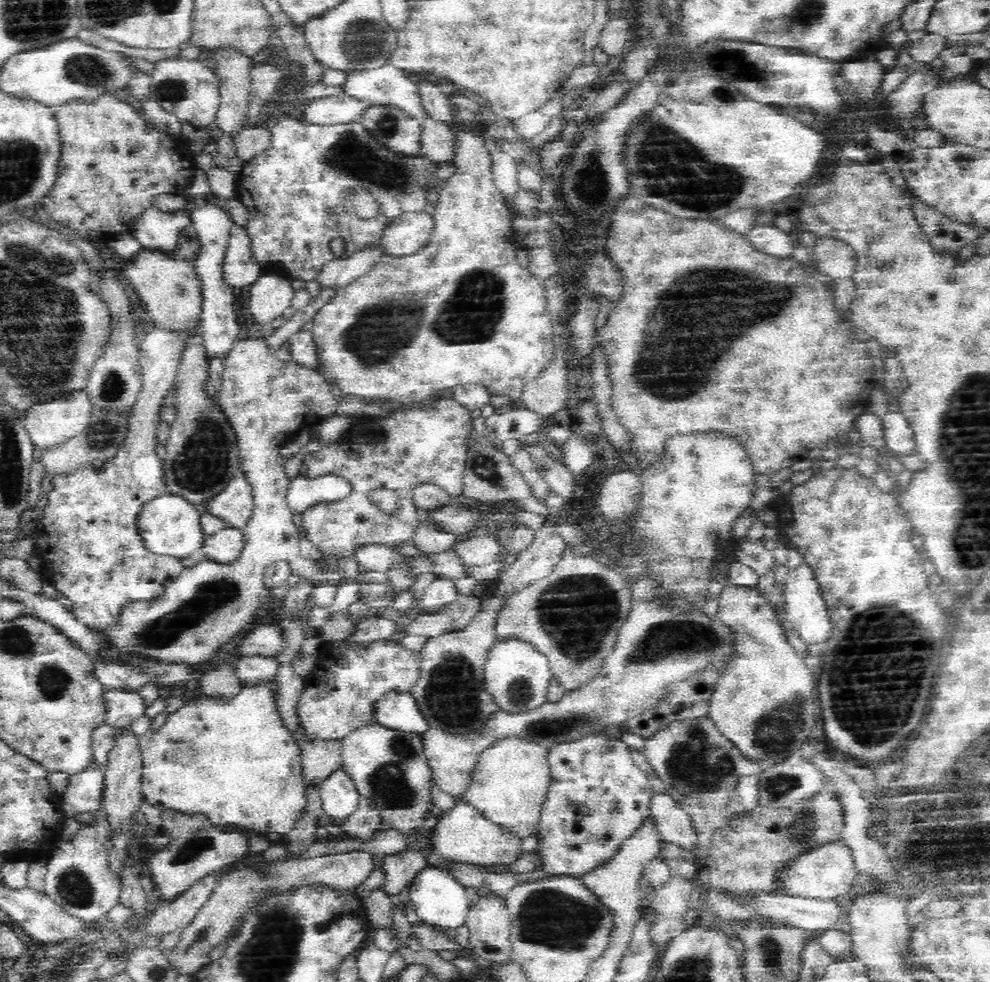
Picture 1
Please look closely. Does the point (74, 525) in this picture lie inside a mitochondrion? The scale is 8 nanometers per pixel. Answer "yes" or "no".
no

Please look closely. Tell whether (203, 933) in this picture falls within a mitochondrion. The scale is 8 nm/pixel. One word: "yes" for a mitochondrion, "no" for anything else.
yes

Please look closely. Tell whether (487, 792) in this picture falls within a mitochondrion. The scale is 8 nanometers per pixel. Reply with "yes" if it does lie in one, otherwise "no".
no

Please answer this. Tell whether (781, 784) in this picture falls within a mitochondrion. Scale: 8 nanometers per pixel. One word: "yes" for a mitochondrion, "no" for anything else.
yes

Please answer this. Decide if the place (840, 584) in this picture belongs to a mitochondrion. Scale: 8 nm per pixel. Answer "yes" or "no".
no

